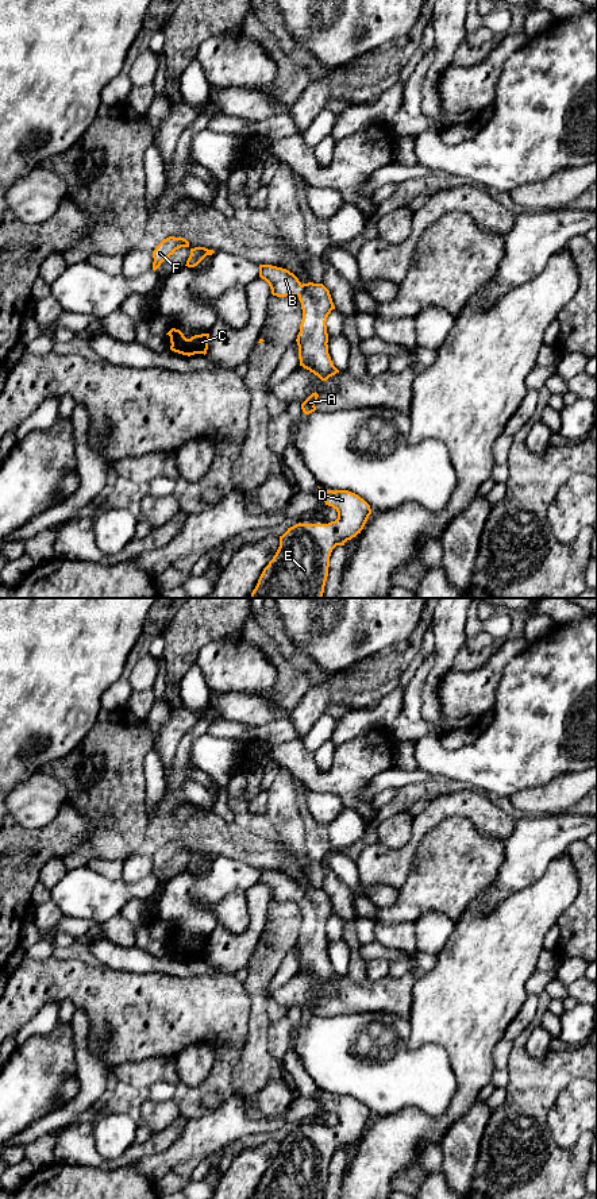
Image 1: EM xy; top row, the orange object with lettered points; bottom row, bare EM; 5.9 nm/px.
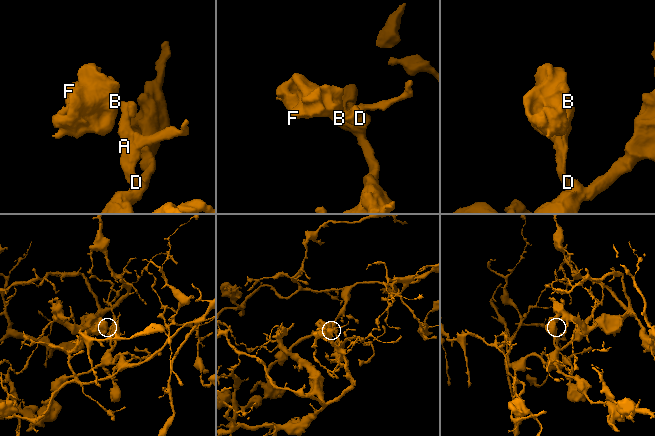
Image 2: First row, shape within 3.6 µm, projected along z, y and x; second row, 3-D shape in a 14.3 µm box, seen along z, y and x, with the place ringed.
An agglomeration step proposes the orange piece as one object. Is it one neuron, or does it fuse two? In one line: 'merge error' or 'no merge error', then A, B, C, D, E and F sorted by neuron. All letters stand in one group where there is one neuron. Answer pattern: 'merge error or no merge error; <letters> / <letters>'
no merge error; A B C D E F

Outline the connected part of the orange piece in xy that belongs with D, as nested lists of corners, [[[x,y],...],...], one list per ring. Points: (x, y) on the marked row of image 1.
[[[319,487],[326,505],[338,512],[338,518],[328,524],[296,524],[280,536],[280,547],[263,568],[250,598],[321,598],[328,577],[330,556],[336,545],[344,545],[363,529],[370,505],[358,494],[348,490],[323,490]]]

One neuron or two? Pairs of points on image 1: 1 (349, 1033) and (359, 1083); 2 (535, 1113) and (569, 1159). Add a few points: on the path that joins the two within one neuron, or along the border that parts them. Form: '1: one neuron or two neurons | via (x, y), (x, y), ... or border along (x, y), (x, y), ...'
1: one neuron | via (343, 1045), (343, 1067), (347, 1071)
2: one neuron | via (535, 1126), (535, 1132), (555, 1152)

